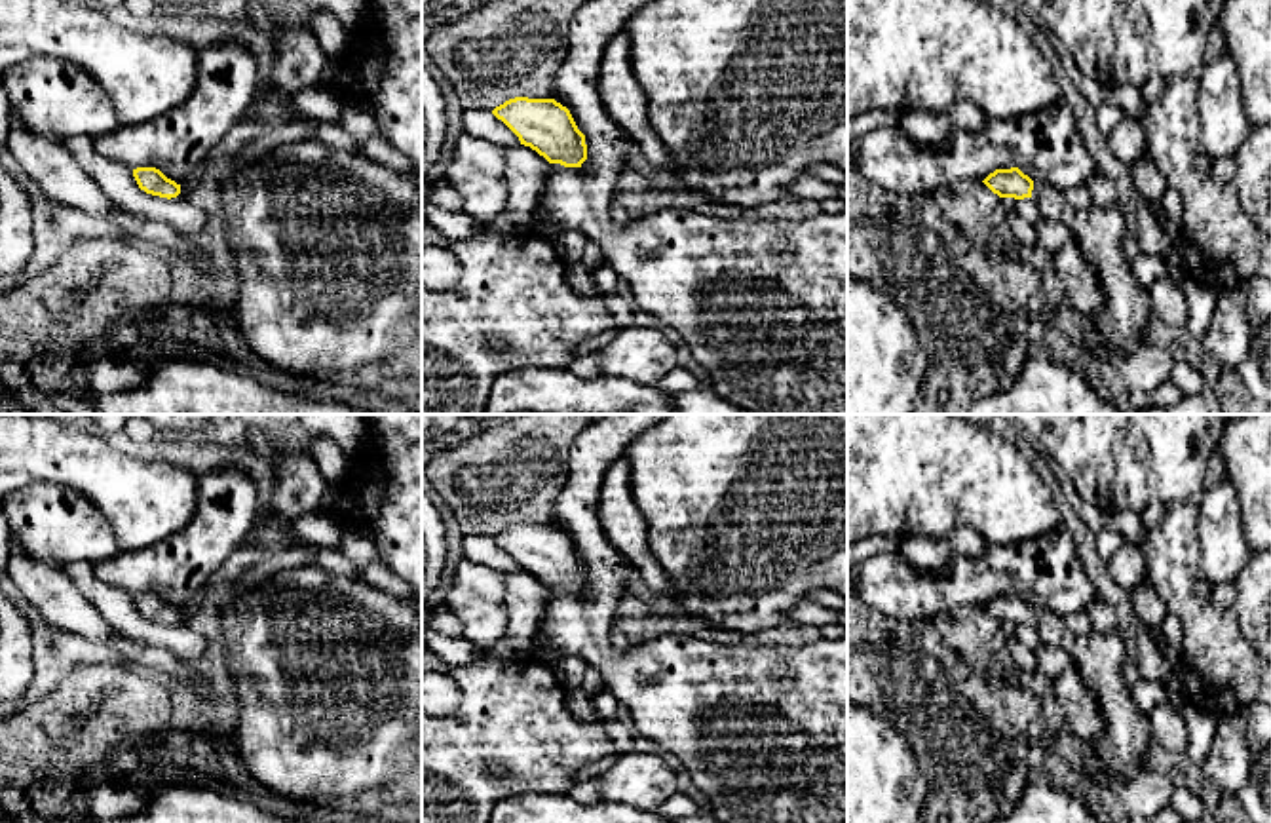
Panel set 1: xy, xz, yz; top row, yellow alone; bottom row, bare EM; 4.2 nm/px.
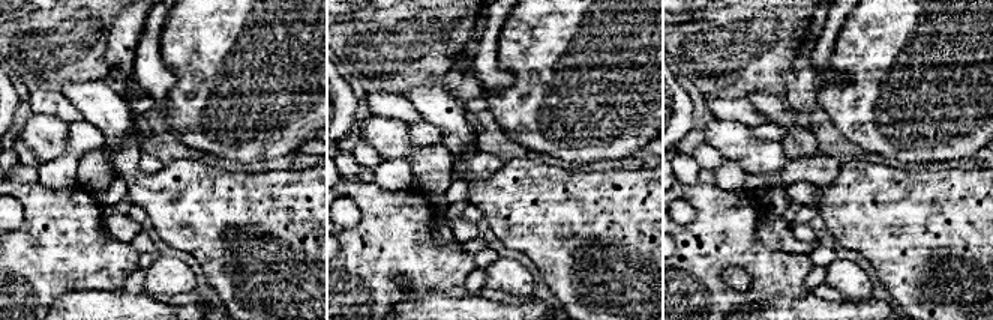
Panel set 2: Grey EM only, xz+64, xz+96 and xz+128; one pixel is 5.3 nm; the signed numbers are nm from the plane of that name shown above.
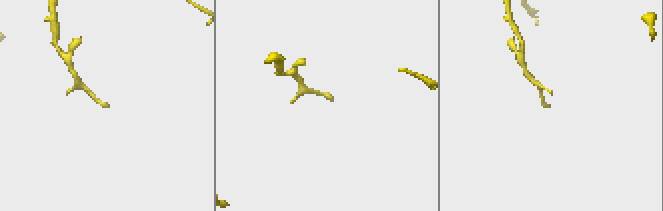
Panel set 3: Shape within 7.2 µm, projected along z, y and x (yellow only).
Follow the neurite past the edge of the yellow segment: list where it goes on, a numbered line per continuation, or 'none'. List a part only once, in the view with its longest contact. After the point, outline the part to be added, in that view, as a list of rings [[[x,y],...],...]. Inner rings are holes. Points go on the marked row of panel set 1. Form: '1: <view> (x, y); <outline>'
1: yz (1125, 308); [[[1034,182],[1032,200],[1041,217],[1066,224],[1098,278],[1102,304],[1096,316],[1083,316],[1083,340],[1077,342],[1081,352],[1092,359],[1110,357],[1117,350],[1132,352],[1146,342],[1144,325],[1155,312],[1148,289],[1134,279],[1123,257],[1125,209],[1119,203],[1094,203],[1075,211],[1060,190],[1043,182]]]

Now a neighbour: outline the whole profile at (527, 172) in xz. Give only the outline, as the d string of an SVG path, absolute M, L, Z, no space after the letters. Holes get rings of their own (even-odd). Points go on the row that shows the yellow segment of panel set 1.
M524 144L503 146L505 175L509 182L509 205L486 226L498 234L530 234L532 213L538 207L551 163Z

